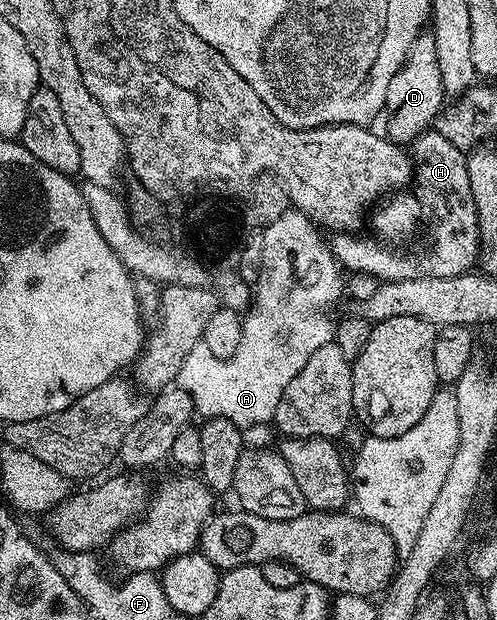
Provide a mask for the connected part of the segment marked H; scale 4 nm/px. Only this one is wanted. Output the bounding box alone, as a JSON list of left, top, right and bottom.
[331,131,481,283]

